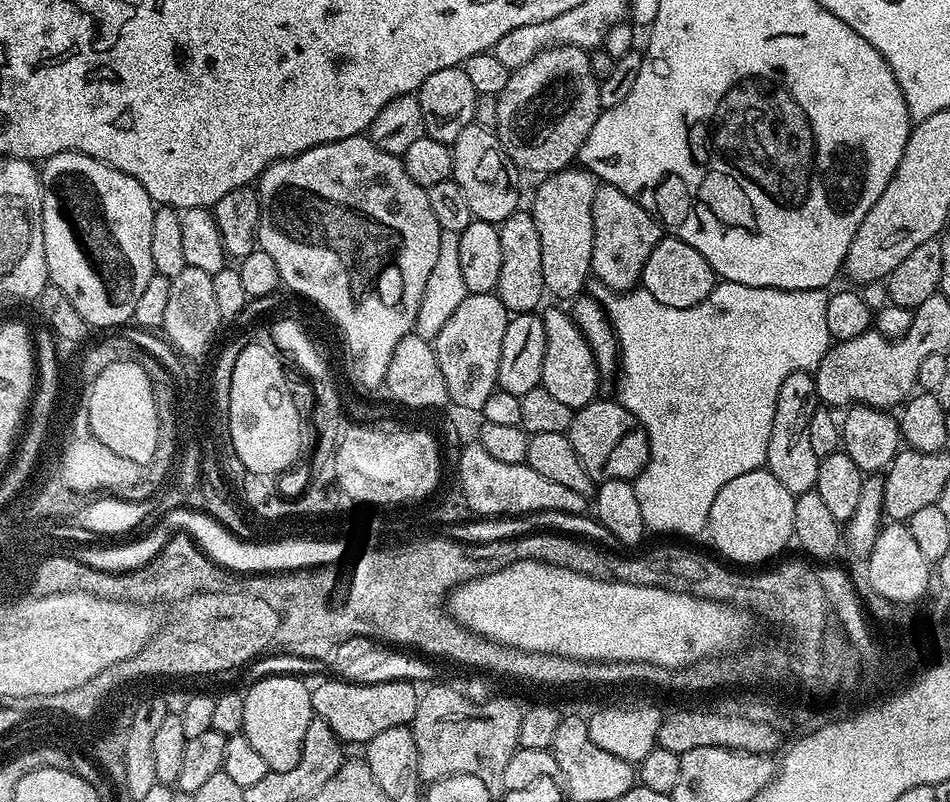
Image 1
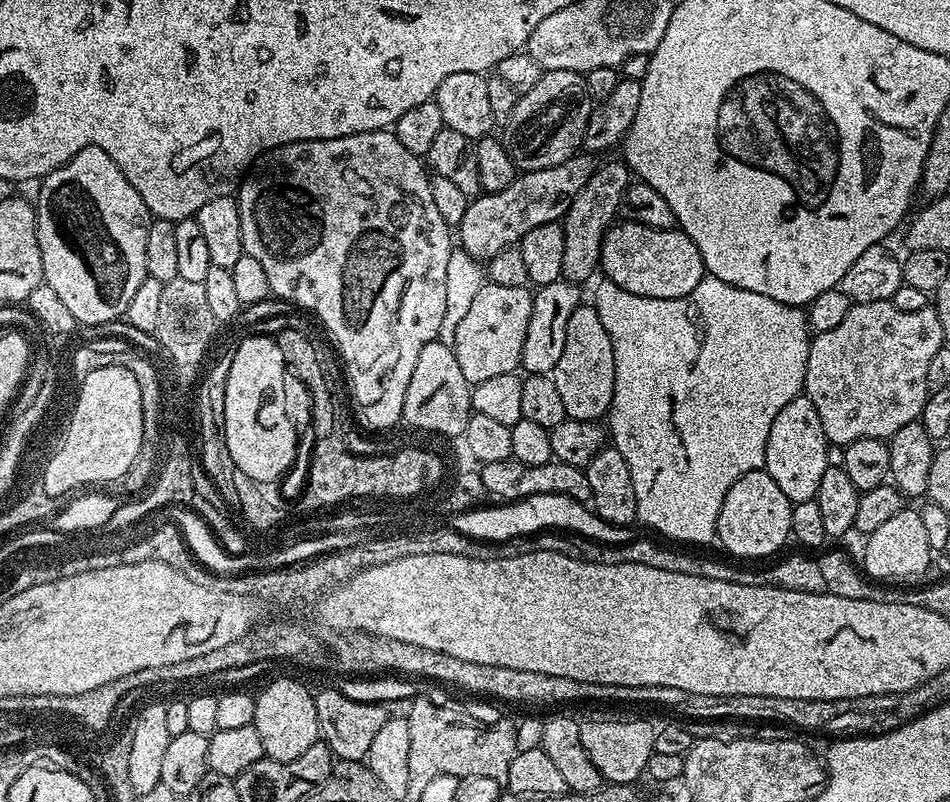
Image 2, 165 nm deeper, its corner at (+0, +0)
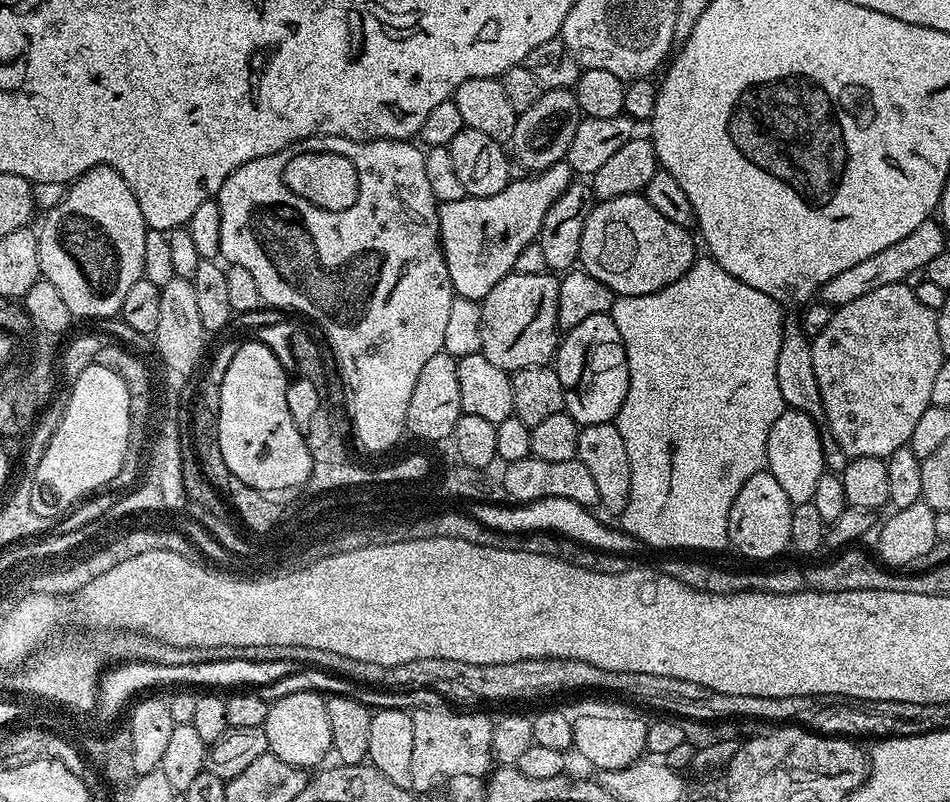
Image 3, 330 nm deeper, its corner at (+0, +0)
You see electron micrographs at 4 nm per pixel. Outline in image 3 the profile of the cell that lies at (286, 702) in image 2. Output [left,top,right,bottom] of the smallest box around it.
[263,692,332,770]

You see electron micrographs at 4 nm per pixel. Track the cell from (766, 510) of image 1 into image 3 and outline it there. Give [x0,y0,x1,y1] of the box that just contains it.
[728,471,792,560]

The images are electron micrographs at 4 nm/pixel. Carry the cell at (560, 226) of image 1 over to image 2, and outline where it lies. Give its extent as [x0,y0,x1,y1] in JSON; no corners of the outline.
[562,159,630,282]

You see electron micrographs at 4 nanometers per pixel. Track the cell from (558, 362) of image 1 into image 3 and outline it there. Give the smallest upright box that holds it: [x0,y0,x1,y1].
[554,313,628,424]

